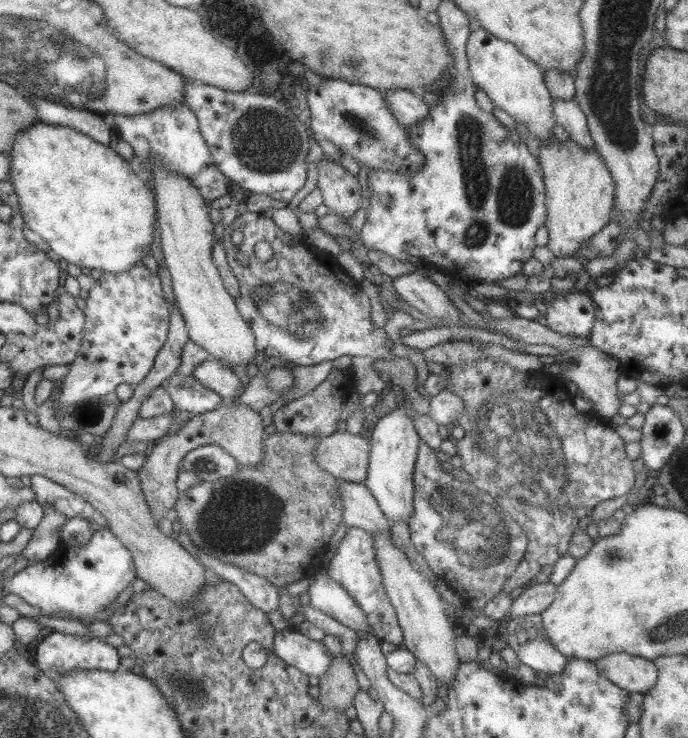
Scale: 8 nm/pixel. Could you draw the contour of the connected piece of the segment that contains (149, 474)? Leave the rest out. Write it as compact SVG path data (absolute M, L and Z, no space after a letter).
M236 399L222 400L214 410L191 416L177 433L169 437L165 435L164 438L156 441L145 462L135 472L155 525L158 526L162 517L171 516L172 508L179 495L176 489L178 466L189 450L197 446L205 446L206 443L215 443L215 446L223 448L242 467L253 469L261 464L265 437L261 419L258 412L251 410L245 404L236 404Z

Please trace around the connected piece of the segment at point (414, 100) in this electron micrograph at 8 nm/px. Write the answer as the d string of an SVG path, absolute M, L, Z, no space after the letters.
M403 88L385 90L383 99L385 99L393 118L404 127L421 122L429 110L421 95L415 96L411 91Z

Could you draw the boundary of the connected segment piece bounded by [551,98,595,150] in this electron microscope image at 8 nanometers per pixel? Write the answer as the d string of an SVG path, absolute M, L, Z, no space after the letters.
M553 98L551 113L553 113L555 124L562 126L577 146L581 146L585 150L595 149L593 139L587 128L585 113L581 112L574 99L559 100L559 98Z

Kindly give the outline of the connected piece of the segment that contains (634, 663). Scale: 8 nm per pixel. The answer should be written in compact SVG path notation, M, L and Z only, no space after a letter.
M617 652L593 660L599 673L627 692L645 693L655 684L657 669L653 661Z

